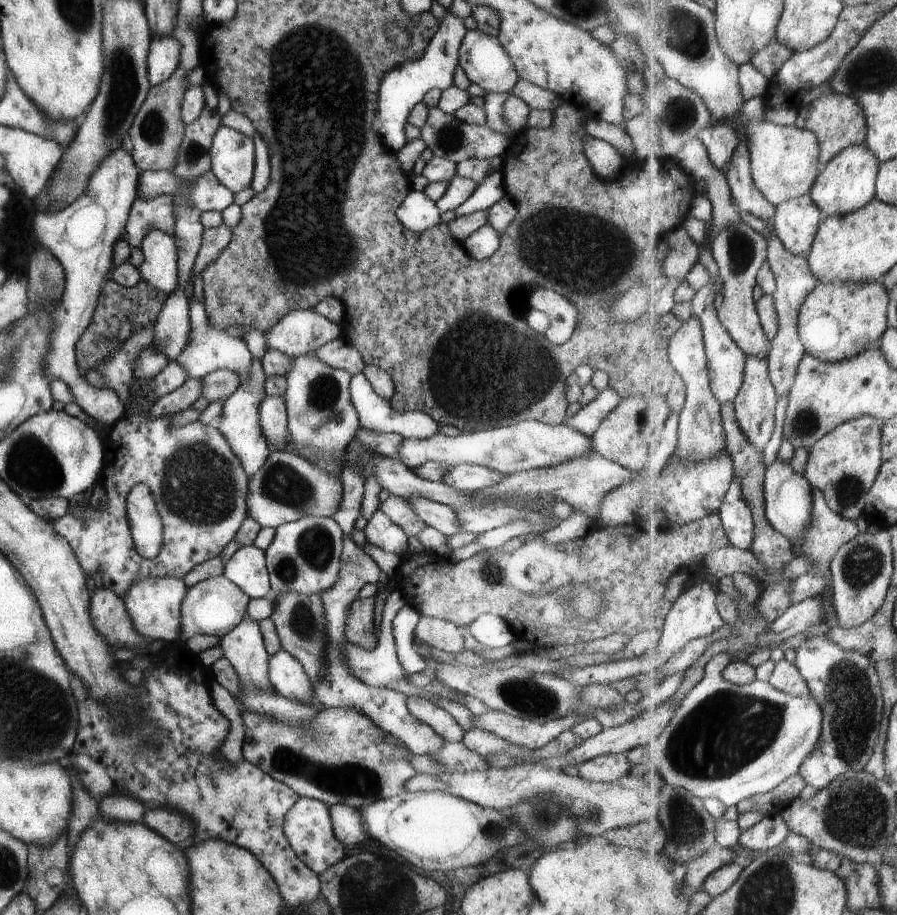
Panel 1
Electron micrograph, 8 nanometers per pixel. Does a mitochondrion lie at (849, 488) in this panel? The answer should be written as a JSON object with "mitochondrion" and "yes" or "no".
{"mitochondrion":"yes"}

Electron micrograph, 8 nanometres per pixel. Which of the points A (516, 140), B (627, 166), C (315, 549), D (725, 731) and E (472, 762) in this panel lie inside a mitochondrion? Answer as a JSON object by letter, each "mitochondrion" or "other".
{"A":"other","B":"other","C":"mitochondrion","D":"mitochondrion","E":"other"}

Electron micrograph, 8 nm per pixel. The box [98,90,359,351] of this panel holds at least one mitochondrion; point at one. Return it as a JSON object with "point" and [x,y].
{"point":[154,130]}

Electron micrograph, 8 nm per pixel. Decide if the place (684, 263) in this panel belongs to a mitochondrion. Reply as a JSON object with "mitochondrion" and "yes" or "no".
{"mitochondrion":"no"}

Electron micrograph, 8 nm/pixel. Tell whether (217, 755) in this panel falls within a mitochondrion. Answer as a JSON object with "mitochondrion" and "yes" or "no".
{"mitochondrion":"no"}

